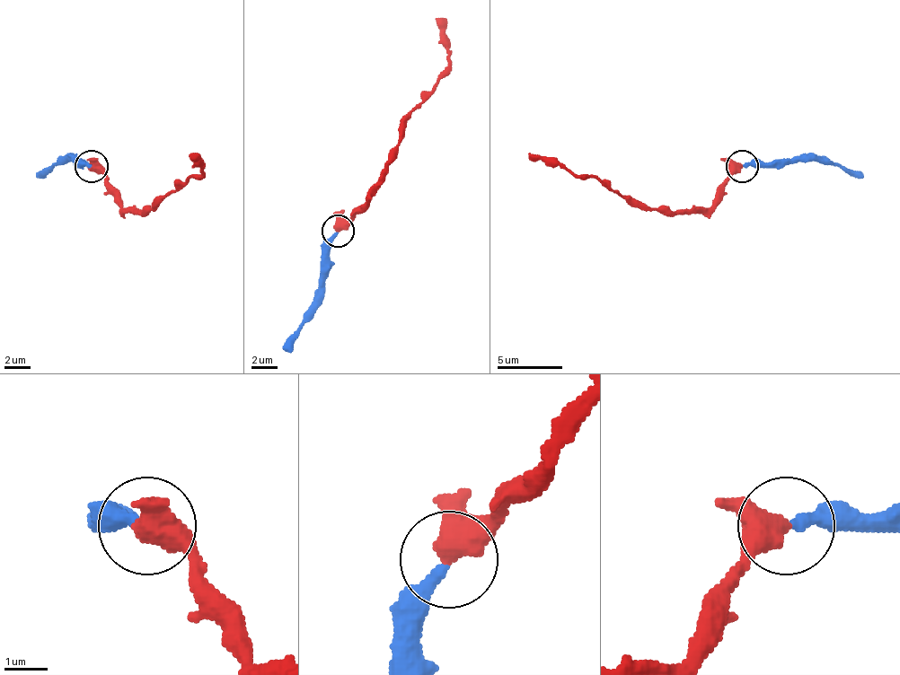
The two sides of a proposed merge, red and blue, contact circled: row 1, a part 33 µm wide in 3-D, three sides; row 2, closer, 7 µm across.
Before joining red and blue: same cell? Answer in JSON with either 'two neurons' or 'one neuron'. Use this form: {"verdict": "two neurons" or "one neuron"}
{"verdict": "one neuron"}

